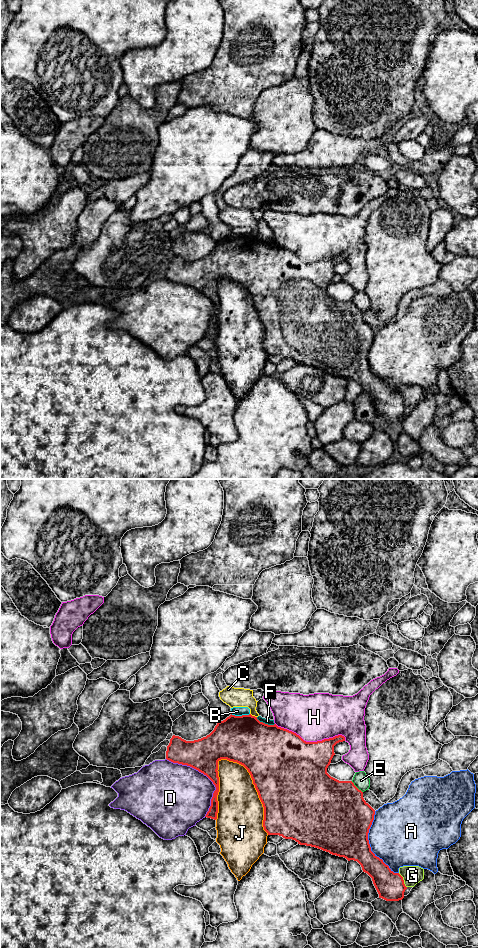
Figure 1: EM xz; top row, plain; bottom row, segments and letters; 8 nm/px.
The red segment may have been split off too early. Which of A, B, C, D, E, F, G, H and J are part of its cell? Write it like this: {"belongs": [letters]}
{"belongs": []}

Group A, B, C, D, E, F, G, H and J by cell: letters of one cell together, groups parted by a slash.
A / B / C F G / D / E / H / J

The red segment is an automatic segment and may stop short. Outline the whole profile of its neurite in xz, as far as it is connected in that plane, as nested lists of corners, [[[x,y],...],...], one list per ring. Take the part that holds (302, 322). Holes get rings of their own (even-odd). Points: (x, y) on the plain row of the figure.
[[[230,235],[220,241],[214,250],[198,260],[186,261],[173,255],[167,266],[166,279],[182,285],[190,286],[206,295],[215,305],[216,310],[211,319],[207,338],[216,340],[218,333],[217,315],[219,312],[218,281],[227,279],[243,285],[251,295],[253,304],[264,327],[263,347],[268,355],[279,355],[285,359],[295,360],[300,365],[306,365],[329,372],[332,375],[344,377],[348,381],[357,381],[363,392],[367,393],[379,414],[386,421],[399,421],[404,418],[407,407],[403,397],[394,393],[382,379],[372,371],[368,360],[369,349],[374,340],[375,330],[364,320],[363,312],[352,301],[339,301],[327,293],[334,273],[334,266],[345,261],[342,255],[317,262],[306,262],[296,253],[260,242],[257,237],[249,235]]]

